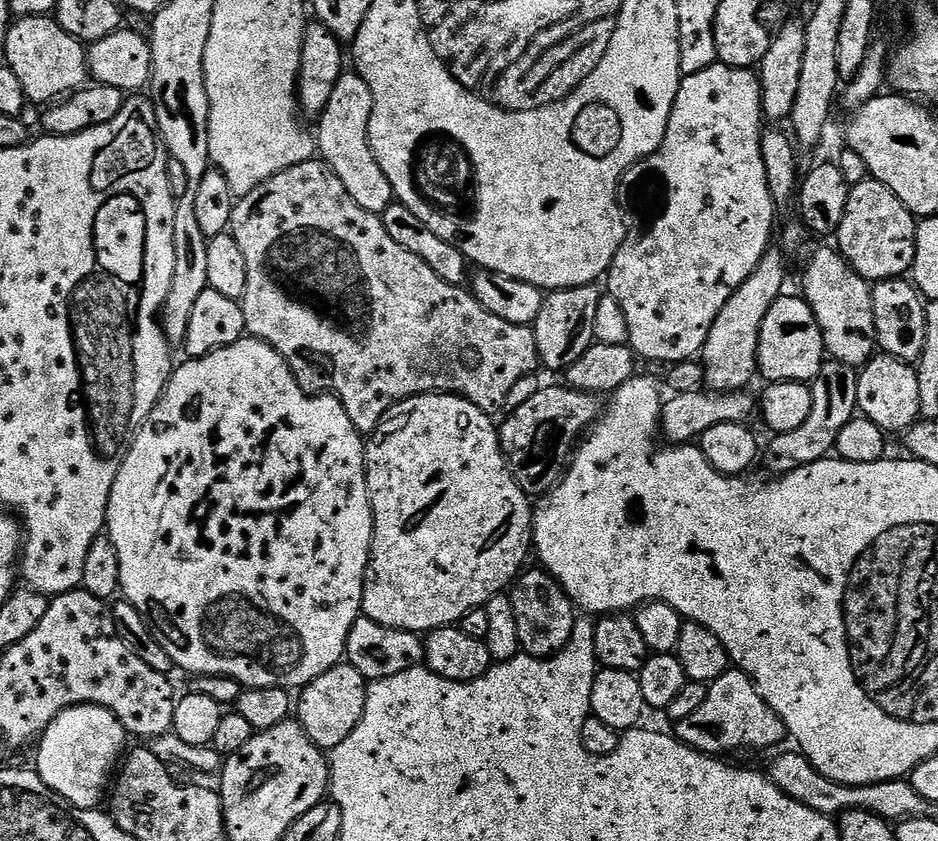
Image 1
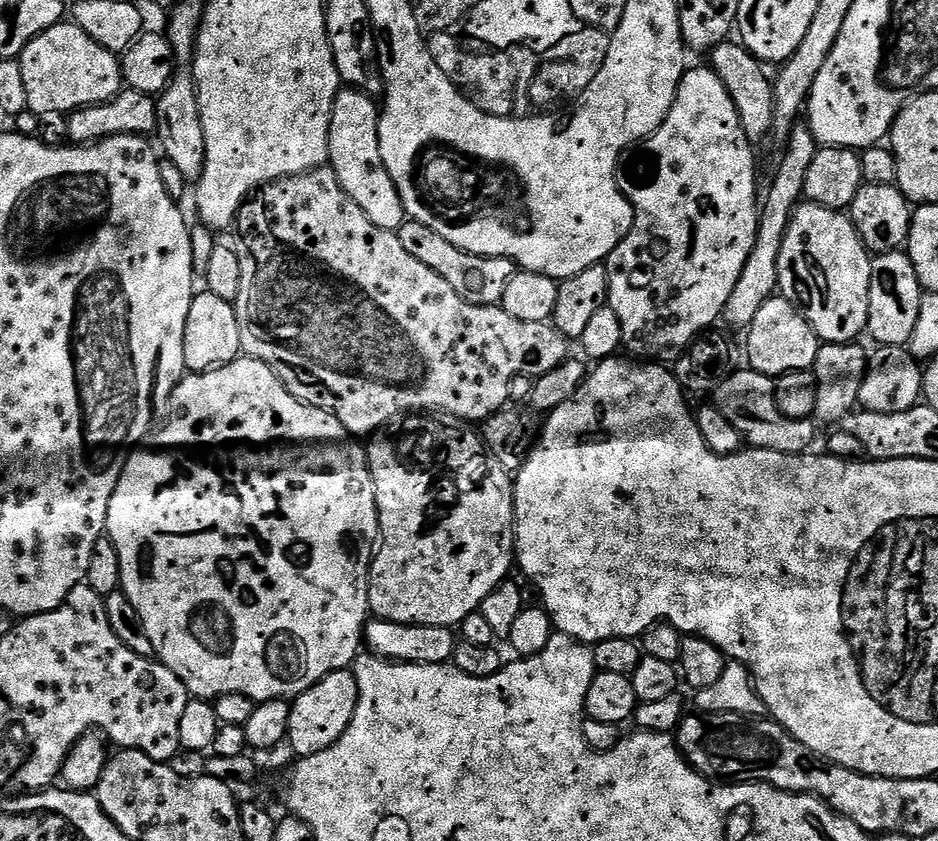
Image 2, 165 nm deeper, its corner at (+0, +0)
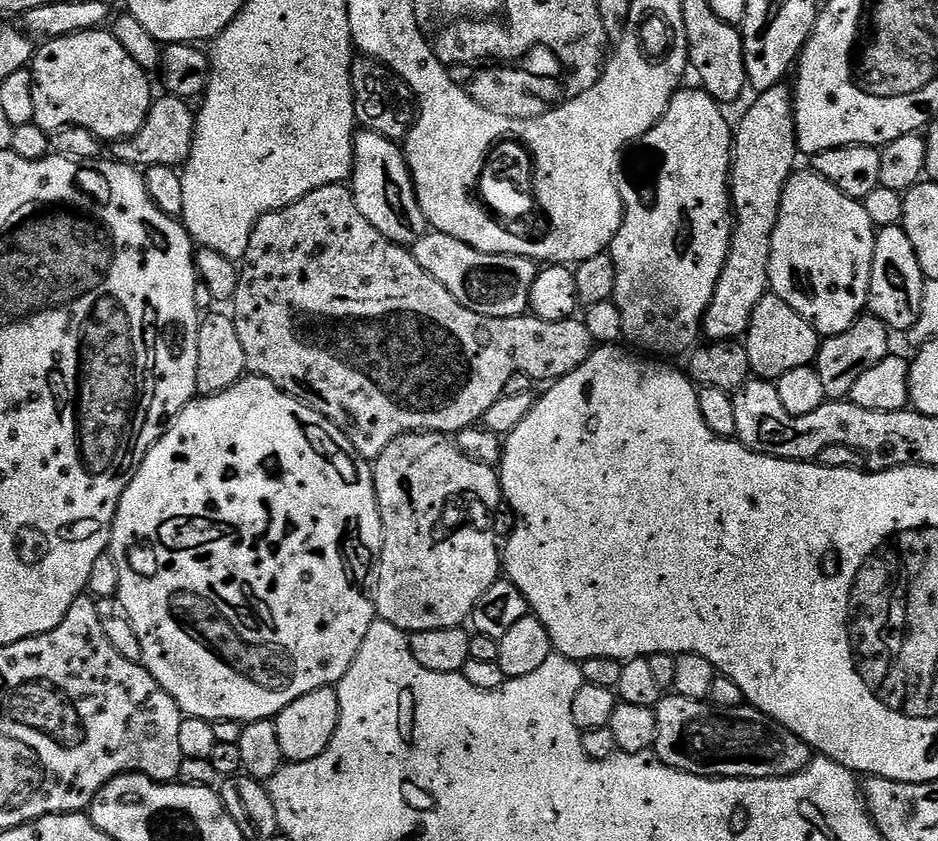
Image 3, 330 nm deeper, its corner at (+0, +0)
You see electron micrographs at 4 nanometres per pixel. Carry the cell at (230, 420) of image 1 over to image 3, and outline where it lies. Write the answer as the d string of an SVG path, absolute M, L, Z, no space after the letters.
M245 375L243 380L239 380L234 386L230 386L225 392L220 392L217 396L201 396L193 398L182 411L176 415L170 427L165 431L164 437L155 444L144 456L144 461L136 469L132 476L132 481L126 486L126 490L120 499L120 505L116 511L116 517L112 520L112 539L110 541L110 555L118 566L118 603L124 609L125 616L128 617L130 626L140 643L140 660L145 670L150 673L157 682L174 698L174 702L180 708L185 717L193 716L199 720L238 720L241 722L251 722L253 720L271 720L281 712L290 702L302 698L302 694L310 694L310 690L319 688L331 688L340 683L340 679L350 670L350 662L354 662L354 654L358 654L358 646L362 646L362 638L366 638L366 630L370 630L373 620L377 619L376 606L373 597L370 595L370 577L377 567L384 541L384 531L382 530L382 518L380 517L380 507L376 501L376 482L374 479L374 468L369 461L354 450L350 438L334 422L330 422L318 410L311 408L304 401L291 396L289 392L284 392L274 382L270 382L264 376Z

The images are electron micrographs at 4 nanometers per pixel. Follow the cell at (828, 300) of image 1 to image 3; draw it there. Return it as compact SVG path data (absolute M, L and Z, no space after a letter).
M807 170L794 174L786 182L778 222L772 239L772 257L768 282L771 291L782 302L794 306L802 318L816 327L821 337L842 334L865 311L870 290L870 274L874 266L874 246L877 229L870 222L863 203L852 200L838 186L826 178L817 176L815 171Z

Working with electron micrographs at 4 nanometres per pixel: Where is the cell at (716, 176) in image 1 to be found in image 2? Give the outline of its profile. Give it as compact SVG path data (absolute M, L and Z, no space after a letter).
M689 67L680 80L676 91L674 102L668 111L668 117L660 124L660 129L640 141L639 144L627 148L620 154L616 163L616 181L620 192L632 204L632 211L636 213L636 221L632 228L618 242L618 246L608 255L606 267L610 278L610 290L608 291L607 307L618 314L618 322L622 322L623 347L629 348L631 355L643 358L648 362L660 362L663 356L679 357L680 353L696 339L697 336L709 331L712 324L724 315L724 307L734 294L734 286L738 286L738 278L742 278L742 270L746 266L746 258L750 258L750 250L754 250L754 242L760 225L760 208L758 207L758 196L756 200L756 156L754 146L746 138L746 130L742 130L742 122L738 118L738 110L726 90L722 86L722 78L712 71L711 67L704 68Z

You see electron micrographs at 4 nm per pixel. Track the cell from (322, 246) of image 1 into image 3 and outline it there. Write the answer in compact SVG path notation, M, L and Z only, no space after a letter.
M344 184L322 186L290 206L262 216L250 234L250 246L246 246L246 254L239 265L239 270L240 281L236 299L230 304L230 315L232 321L236 323L238 338L242 341L248 372L254 376L264 376L270 382L274 382L274 386L309 404L327 420L337 424L346 434L346 438L350 438L354 450L358 450L358 454L369 462L377 460L382 450L390 446L390 442L394 442L400 436L407 436L409 432L455 434L466 426L481 423L486 410L490 410L490 406L494 406L494 402L498 402L498 398L504 395L506 382L510 382L514 374L521 372L531 376L536 382L540 380L555 382L561 376L570 374L575 368L582 366L582 362L586 362L586 358L594 351L592 335L583 319L546 322L531 314L514 318L490 318L474 314L474 310L462 306L462 302L458 302L458 298L454 298L454 294L450 294L446 286L439 284L433 276L426 274L426 270L422 270L422 266L418 266L418 262L405 245L387 240L377 228L370 226L362 210L358 210L351 187Z

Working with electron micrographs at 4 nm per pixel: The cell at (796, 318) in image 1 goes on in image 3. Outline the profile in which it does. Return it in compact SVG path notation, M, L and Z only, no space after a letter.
M769 294L754 306L754 314L750 318L750 326L742 340L746 346L746 354L750 354L750 366L753 373L761 380L775 382L782 374L790 374L790 370L798 370L798 366L809 366L820 352L822 337L794 306L782 302L774 294Z

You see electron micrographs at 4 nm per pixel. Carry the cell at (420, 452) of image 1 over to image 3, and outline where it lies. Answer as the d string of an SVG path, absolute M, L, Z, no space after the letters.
M409 432L407 436L398 437L394 442L390 442L390 446L386 446L386 450L382 450L380 457L374 461L374 479L376 482L376 501L380 507L382 530L384 531L384 541L382 542L382 550L380 551L380 559L378 561L378 571L374 576L374 603L377 617L386 622L390 622L394 626L398 626L403 632L409 634L421 632L422 630L442 630L443 628L461 627L471 617L478 598L482 598L482 594L486 594L486 590L490 590L490 586L495 580L501 579L502 548L499 543L496 545L496 540L490 533L483 532L482 529L475 528L472 524L466 525L465 528L456 528L453 532L444 532L444 515L447 514L448 507L463 492L468 492L471 488L484 488L484 504L486 507L496 508L499 504L502 504L502 489L498 479L497 469L491 468L490 466L482 466L478 462L466 458L466 454L462 454L459 446L449 439L447 435L439 432Z

